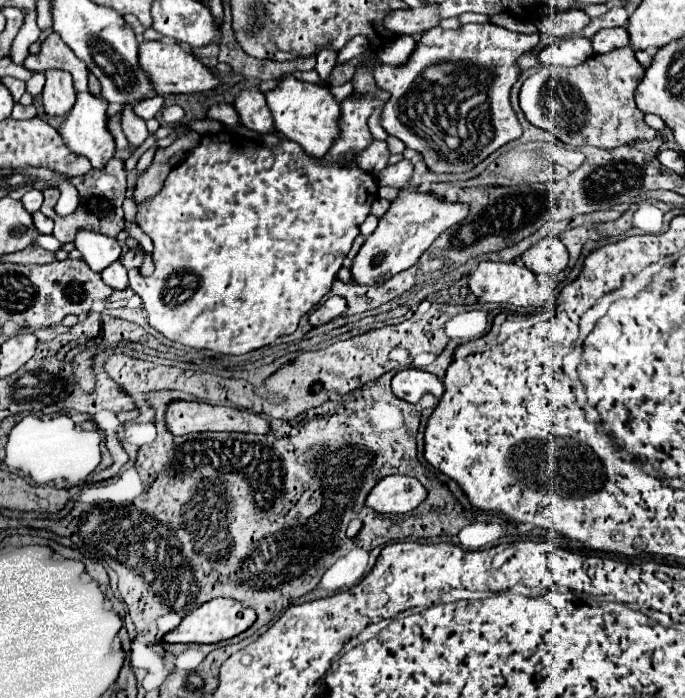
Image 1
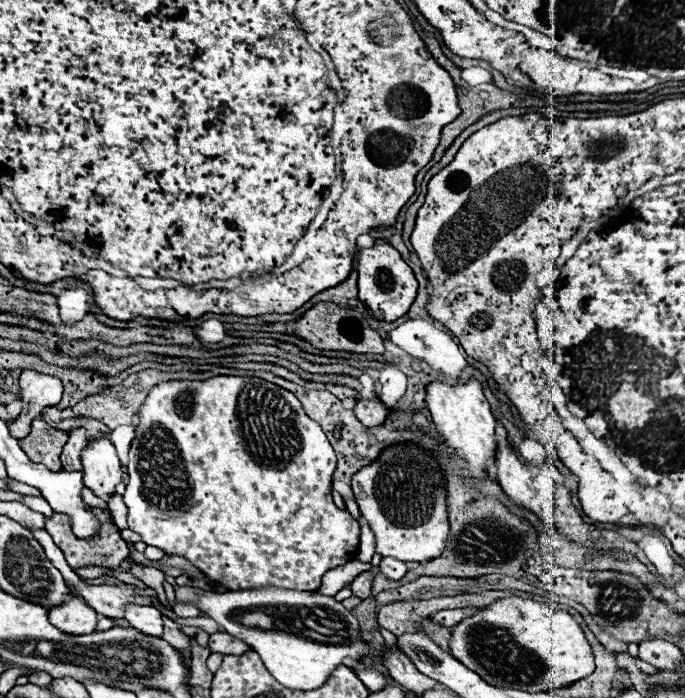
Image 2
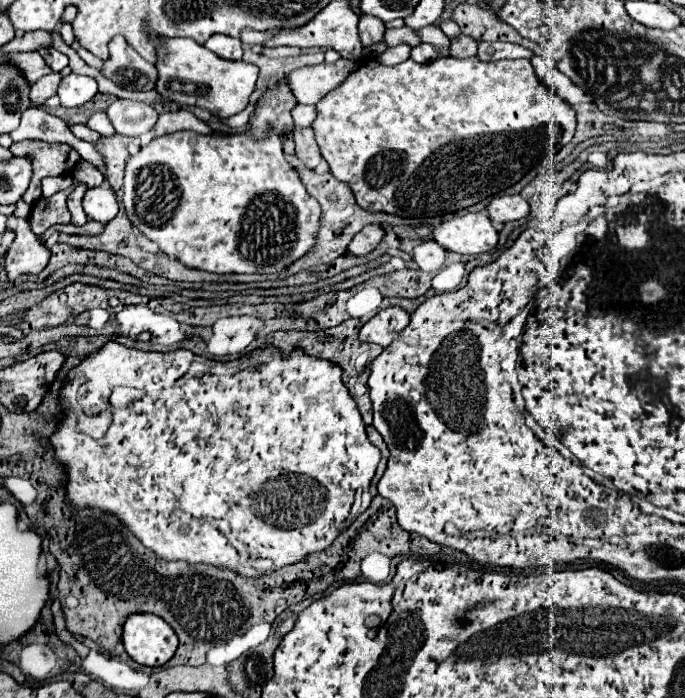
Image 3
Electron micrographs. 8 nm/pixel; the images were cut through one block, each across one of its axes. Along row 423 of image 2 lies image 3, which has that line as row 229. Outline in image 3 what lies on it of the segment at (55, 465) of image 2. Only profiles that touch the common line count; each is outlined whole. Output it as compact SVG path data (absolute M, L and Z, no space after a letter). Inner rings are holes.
M74 186L50 196L50 198L40 198L36 204L32 204L32 214L30 214L30 224L34 234L42 236L46 228L52 224L66 224L70 222L70 212L66 206L68 194L74 190Z

